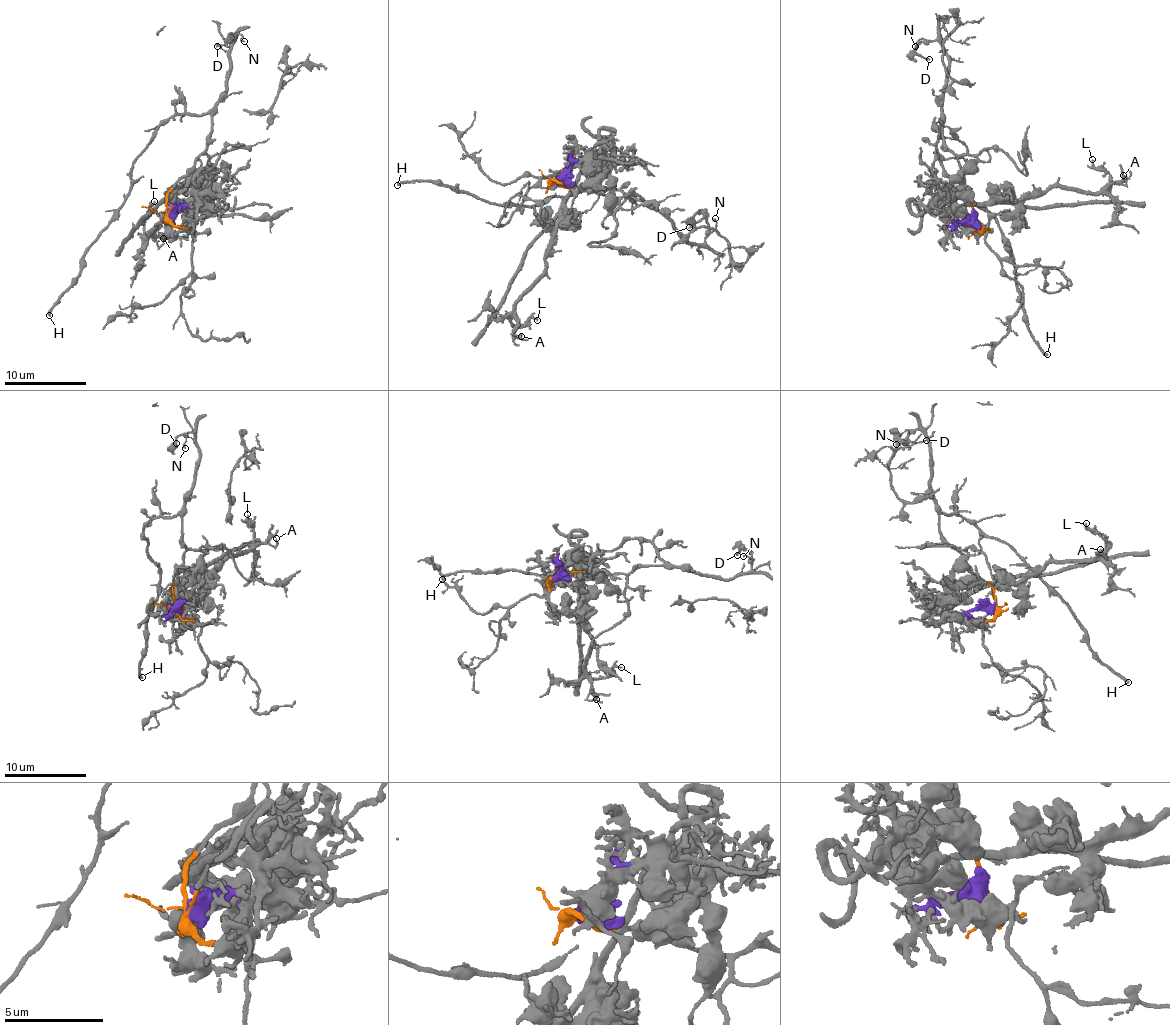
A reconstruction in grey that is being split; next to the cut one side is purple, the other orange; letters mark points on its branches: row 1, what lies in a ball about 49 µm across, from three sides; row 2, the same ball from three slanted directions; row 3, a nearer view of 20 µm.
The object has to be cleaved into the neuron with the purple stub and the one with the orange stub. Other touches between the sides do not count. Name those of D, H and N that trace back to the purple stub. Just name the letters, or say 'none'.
none

